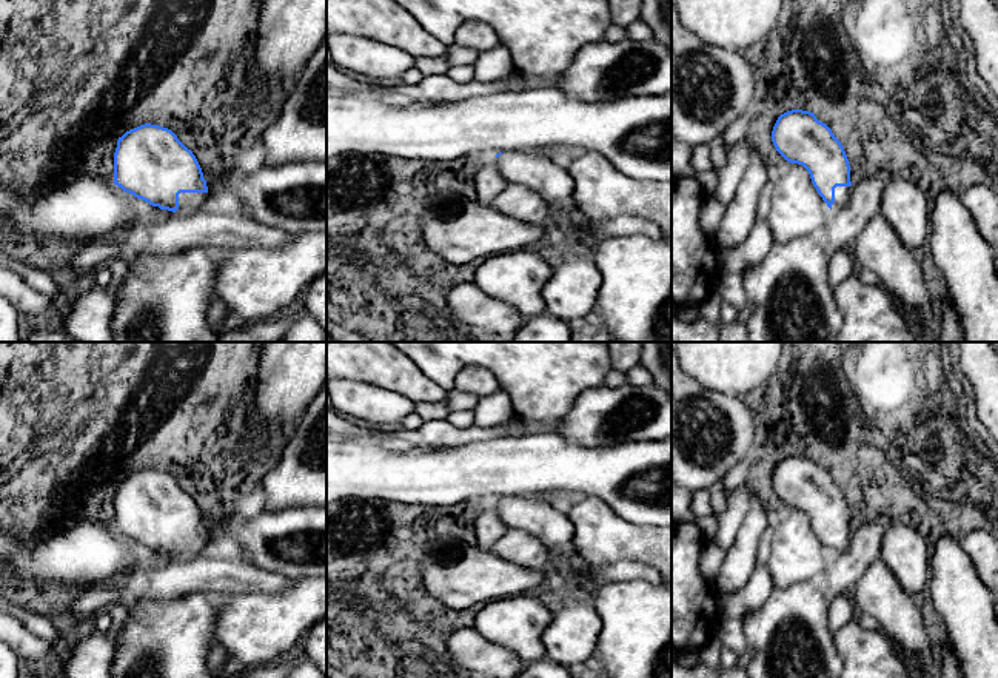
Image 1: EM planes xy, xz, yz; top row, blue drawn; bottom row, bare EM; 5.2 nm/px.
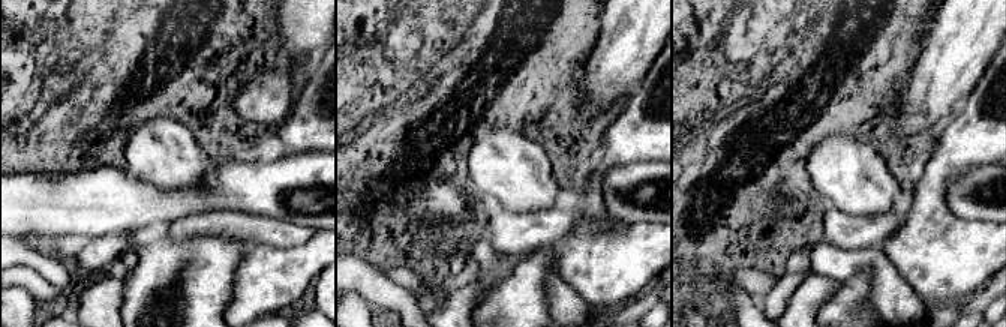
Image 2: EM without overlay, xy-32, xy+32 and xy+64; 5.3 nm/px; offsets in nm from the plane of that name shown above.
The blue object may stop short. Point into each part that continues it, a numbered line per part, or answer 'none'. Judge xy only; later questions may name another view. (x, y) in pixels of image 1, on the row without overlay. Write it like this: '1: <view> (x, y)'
1: xy (188, 547)

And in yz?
1: yz (841, 538)

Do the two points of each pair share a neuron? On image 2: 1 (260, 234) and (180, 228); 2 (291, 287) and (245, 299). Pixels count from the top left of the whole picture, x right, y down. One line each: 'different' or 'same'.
1: same
2: same

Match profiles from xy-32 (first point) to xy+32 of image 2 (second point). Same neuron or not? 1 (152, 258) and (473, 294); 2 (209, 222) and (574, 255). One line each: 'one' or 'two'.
1: two
2: two

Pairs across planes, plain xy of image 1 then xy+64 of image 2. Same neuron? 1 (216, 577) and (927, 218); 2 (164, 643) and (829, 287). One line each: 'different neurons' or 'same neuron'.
1: different neurons
2: different neurons

